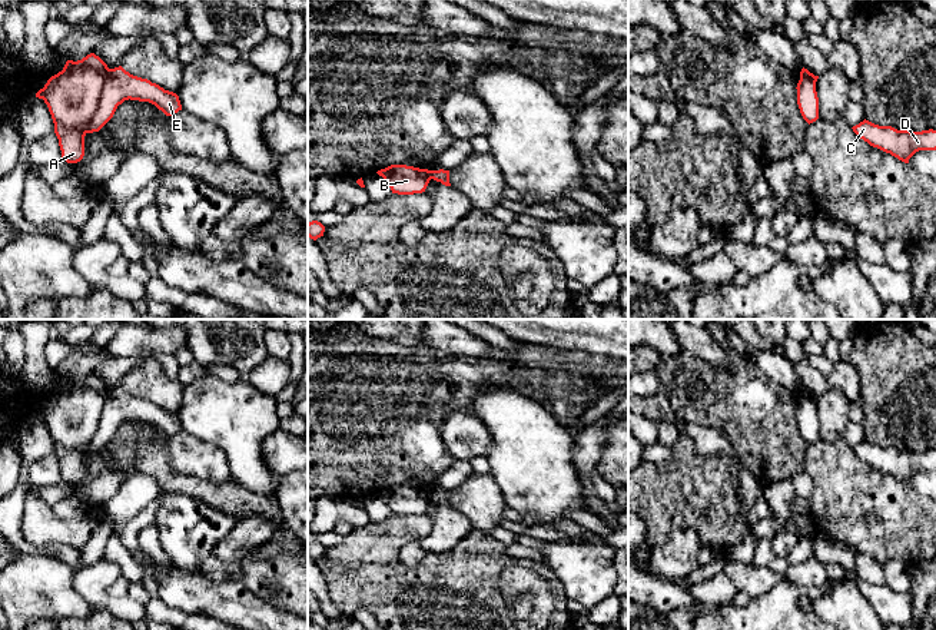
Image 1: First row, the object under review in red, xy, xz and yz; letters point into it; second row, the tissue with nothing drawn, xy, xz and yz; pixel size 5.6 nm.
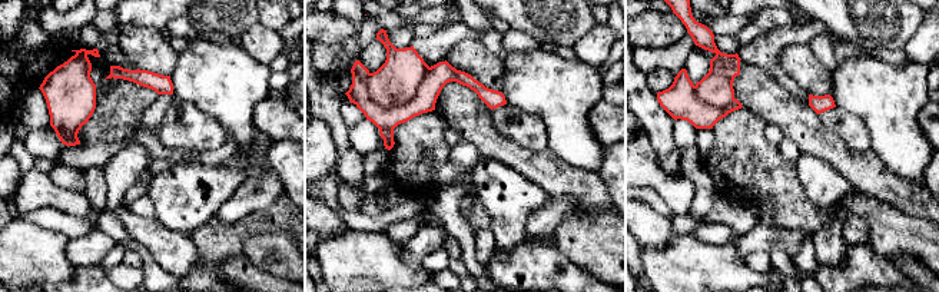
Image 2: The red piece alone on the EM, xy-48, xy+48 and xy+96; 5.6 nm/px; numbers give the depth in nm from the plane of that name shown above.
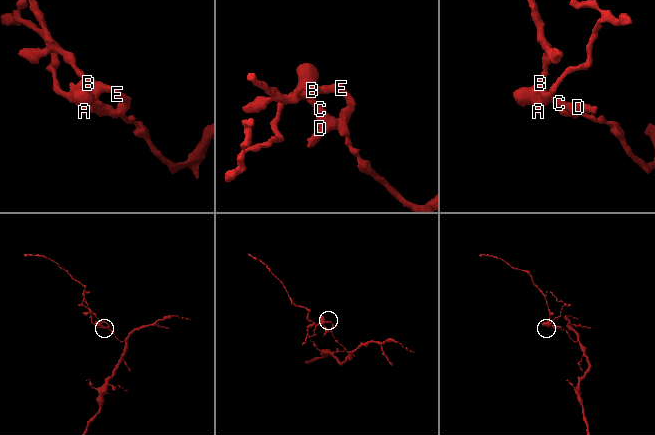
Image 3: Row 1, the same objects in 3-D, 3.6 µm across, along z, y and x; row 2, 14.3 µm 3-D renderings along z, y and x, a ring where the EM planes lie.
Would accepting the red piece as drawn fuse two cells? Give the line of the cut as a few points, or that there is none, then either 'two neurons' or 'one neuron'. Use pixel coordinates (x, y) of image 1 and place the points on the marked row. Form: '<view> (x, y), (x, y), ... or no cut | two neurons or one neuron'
xy (110, 69), (86, 132) | two neurons

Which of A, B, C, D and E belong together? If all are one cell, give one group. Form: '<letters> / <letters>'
A B C D / E

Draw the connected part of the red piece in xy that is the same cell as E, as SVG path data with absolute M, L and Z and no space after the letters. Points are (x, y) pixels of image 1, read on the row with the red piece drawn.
M122 66L110 69L110 79L106 82L99 106L86 125L87 133L99 132L114 115L119 105L125 100L149 102L162 110L166 116L172 116L182 110L179 96L165 90L147 79L130 74Z

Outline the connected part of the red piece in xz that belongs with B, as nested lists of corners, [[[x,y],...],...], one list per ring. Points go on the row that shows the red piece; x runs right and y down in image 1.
[[[391,165],[376,173],[384,178],[392,193],[398,195],[422,193],[431,180],[428,169],[406,165]]]

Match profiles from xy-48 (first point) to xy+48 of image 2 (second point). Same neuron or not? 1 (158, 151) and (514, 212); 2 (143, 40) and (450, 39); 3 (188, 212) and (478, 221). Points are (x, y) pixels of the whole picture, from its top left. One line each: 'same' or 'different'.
1: different
2: different
3: different

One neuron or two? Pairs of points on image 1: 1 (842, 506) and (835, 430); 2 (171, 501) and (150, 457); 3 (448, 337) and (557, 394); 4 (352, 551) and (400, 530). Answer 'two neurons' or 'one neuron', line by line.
1: two neurons
2: two neurons
3: two neurons
4: one neuron

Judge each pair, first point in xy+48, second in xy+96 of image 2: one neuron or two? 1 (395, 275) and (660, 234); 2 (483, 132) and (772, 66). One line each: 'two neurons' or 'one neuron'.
1: two neurons
2: two neurons

